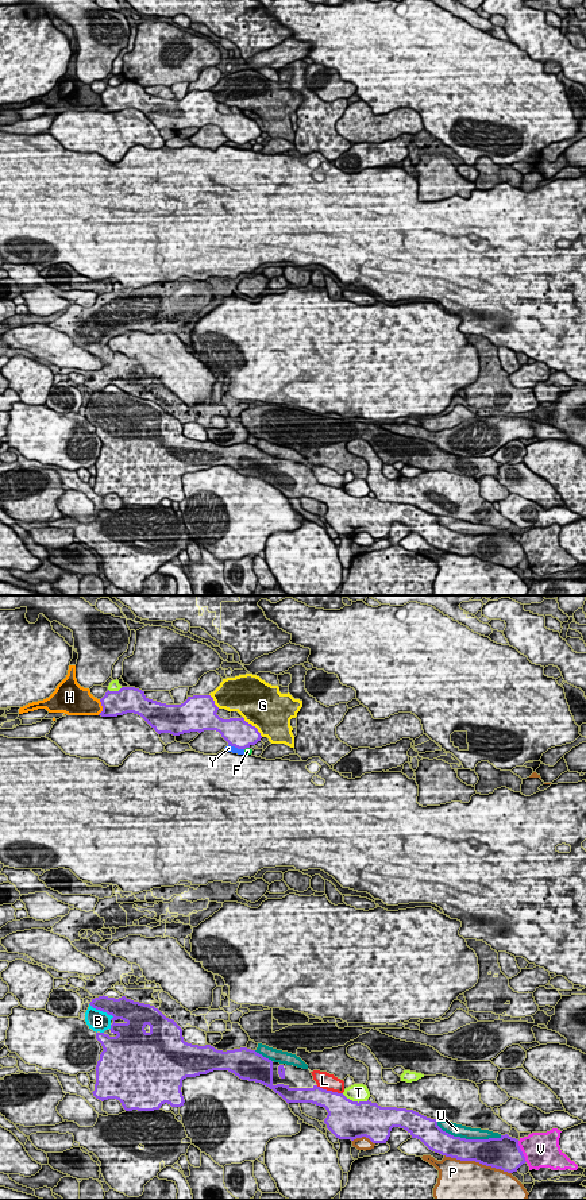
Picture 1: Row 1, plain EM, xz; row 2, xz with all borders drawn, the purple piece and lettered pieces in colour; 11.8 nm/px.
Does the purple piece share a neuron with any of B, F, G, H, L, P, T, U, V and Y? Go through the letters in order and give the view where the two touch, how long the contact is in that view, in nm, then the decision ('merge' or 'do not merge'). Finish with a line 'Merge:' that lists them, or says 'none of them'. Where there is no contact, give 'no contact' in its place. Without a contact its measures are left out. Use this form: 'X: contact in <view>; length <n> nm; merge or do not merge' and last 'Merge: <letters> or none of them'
B: contact in xz; length 340 nm; merge
F: contact in xz; length 70 nm; do not merge
G: contact in xz; length 360 nm; do not merge
H: contact in xz; length 190 nm; do not merge
L: contact in xz; length 340 nm; do not merge
P: contact in xz; length 850 nm; do not merge
T: contact in xz; length 340 nm; do not merge
U: contact in xz; length 800 nm; do not merge
V: contact in xz; length 280 nm; do not merge
Y: contact in xz; length 200 nm; do not merge
Merge: B

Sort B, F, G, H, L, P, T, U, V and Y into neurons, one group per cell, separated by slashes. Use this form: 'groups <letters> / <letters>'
groups B / F Y / G / H / L U / P / T / V

